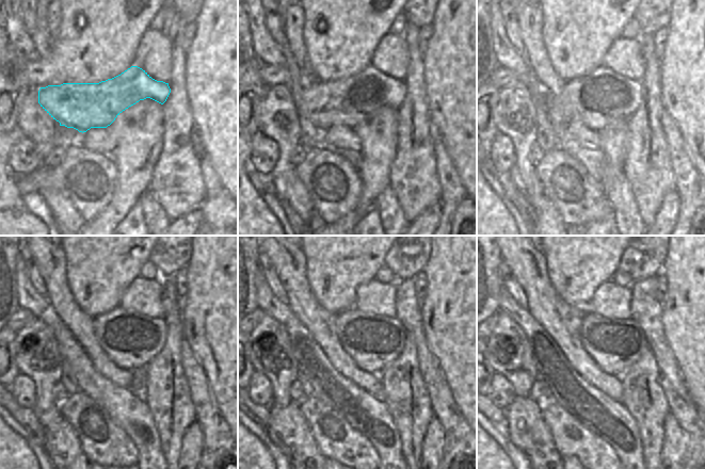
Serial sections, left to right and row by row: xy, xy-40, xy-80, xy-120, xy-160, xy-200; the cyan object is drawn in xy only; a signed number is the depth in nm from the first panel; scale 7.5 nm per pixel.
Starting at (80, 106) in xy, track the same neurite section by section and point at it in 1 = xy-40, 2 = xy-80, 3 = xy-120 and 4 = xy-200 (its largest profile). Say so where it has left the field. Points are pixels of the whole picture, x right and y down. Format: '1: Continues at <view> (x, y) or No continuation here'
1: Continues at xy-40 (350, 101)
2: Continues at xy-80 (596, 99)
3: Continues at xy-120 (131, 341)
4: Continues at xy-200 (614, 344)

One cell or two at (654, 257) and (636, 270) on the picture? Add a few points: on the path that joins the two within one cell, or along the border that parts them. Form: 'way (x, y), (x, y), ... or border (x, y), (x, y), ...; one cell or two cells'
way (650, 257), (640, 265); one cell

